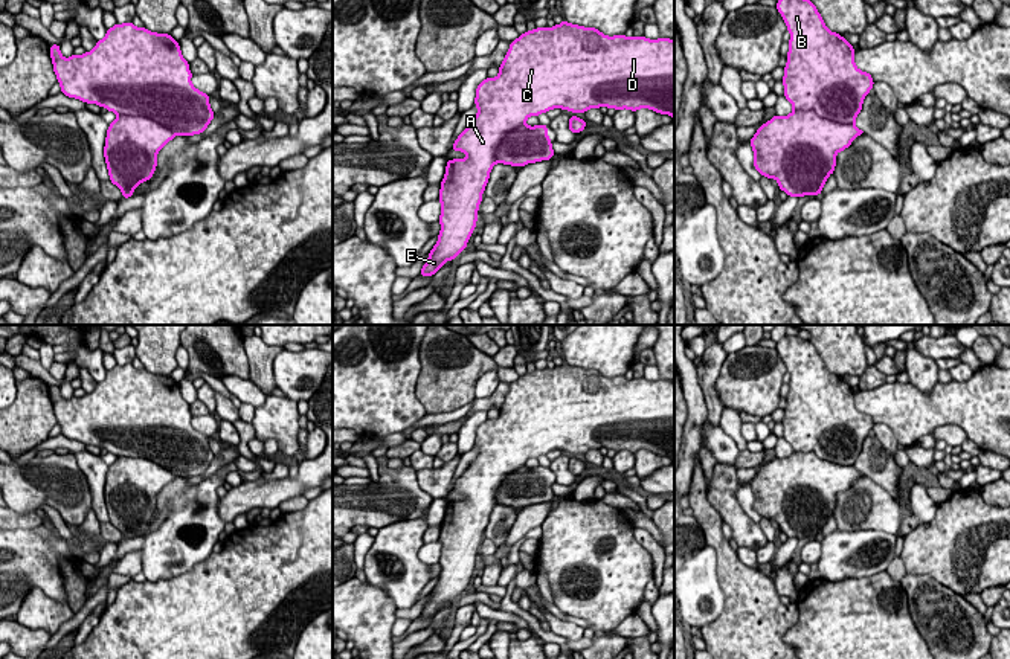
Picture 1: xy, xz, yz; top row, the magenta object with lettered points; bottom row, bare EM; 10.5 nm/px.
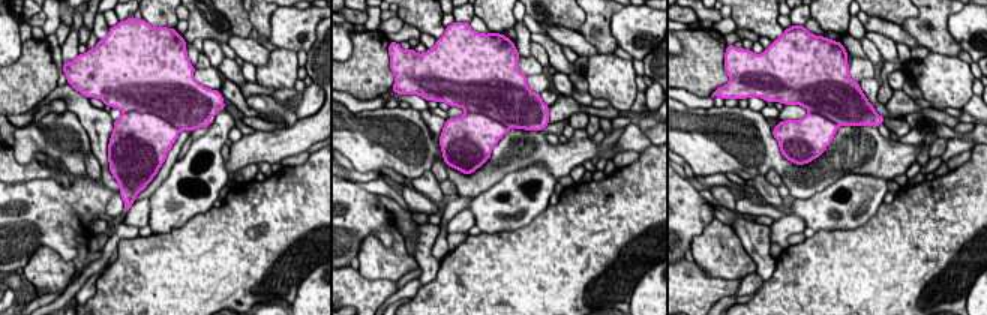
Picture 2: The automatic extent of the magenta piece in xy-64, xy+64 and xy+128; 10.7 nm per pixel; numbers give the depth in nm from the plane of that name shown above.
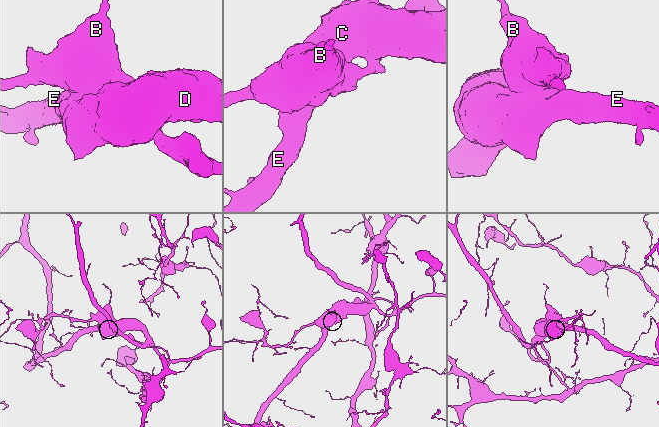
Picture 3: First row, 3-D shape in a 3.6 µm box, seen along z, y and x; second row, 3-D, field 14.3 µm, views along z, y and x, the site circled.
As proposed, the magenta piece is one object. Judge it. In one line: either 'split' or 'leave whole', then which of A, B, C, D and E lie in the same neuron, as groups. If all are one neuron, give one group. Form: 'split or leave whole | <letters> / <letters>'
leave whole | A B C D E

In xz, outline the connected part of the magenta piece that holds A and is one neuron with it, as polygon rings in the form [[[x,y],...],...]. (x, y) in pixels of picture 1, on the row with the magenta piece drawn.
[[[563,20],[554,27],[536,27],[519,35],[510,43],[510,49],[499,67],[496,78],[485,78],[476,87],[474,105],[478,114],[455,140],[452,151],[465,153],[465,159],[447,160],[445,174],[441,182],[439,197],[441,232],[429,259],[421,268],[421,276],[433,276],[445,261],[453,261],[465,247],[473,235],[478,221],[478,211],[482,201],[482,192],[496,163],[525,166],[554,157],[548,125],[526,125],[529,116],[548,113],[552,108],[586,113],[589,108],[632,110],[650,108],[661,114],[674,117],[674,41],[670,38],[648,40],[642,37],[627,38],[626,34],[607,37],[595,27],[571,24]]]

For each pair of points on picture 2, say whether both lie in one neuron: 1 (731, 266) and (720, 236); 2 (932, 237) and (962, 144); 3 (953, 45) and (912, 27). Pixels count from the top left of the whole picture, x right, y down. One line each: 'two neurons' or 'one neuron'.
1: one neuron
2: two neurons
3: one neuron

